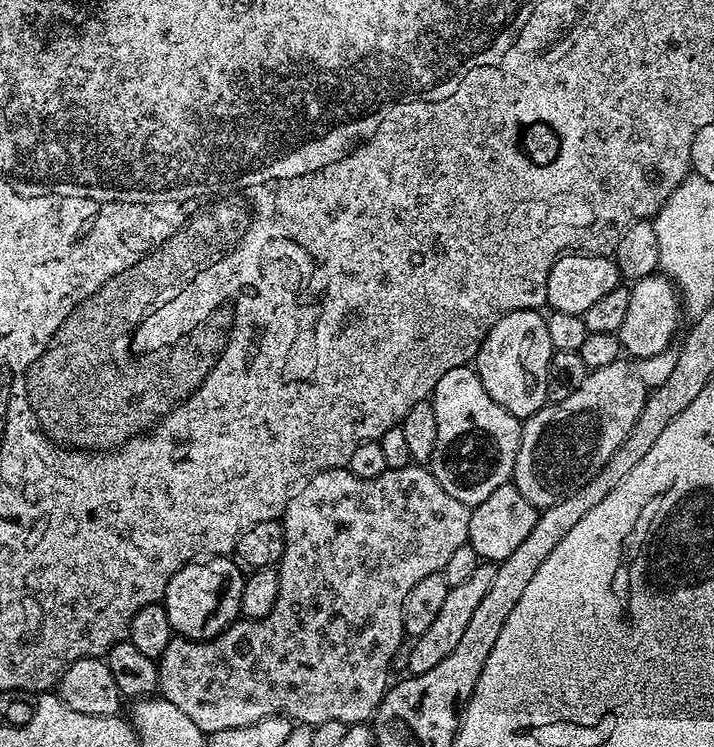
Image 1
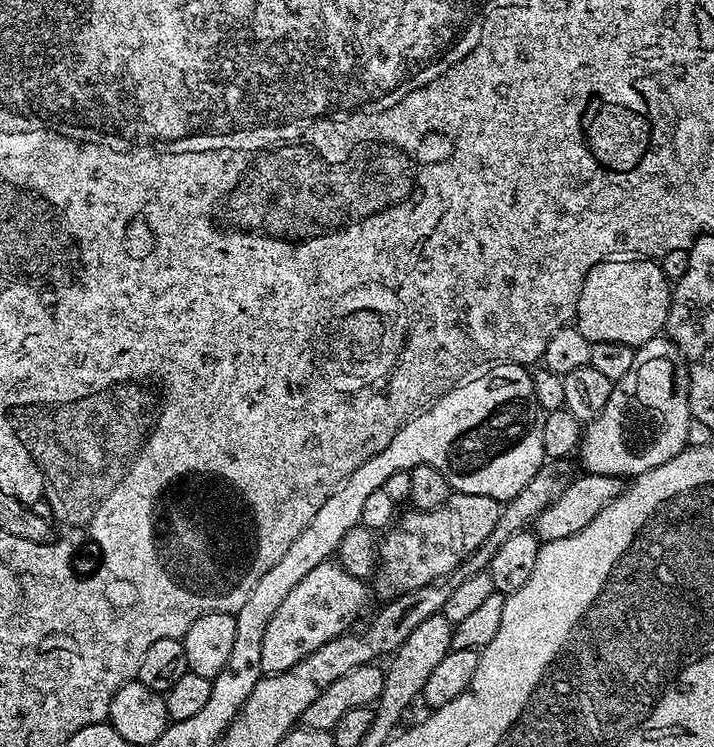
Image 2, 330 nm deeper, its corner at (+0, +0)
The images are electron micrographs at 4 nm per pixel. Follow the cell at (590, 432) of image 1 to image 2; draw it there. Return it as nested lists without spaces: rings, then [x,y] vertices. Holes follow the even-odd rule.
[[[661,334],[650,338],[650,342],[636,349],[634,366],[630,366],[630,370],[613,383],[610,402],[606,402],[602,414],[598,414],[598,418],[594,418],[583,429],[578,449],[580,464],[584,467],[581,469],[587,474],[603,476],[641,476],[646,470],[654,470],[654,466],[662,466],[662,462],[670,462],[670,458],[674,458],[689,447],[687,430],[692,420],[688,397],[688,364],[684,361],[684,355],[667,335]]]

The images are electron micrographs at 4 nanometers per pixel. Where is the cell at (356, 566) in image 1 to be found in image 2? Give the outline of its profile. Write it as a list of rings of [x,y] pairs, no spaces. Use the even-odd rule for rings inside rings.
[[[453,492],[446,503],[434,510],[408,510],[381,535],[384,537],[379,537],[378,563],[374,569],[377,590],[384,598],[391,598],[449,576],[471,552],[486,542],[486,538],[490,538],[501,507],[501,501],[482,494]]]

